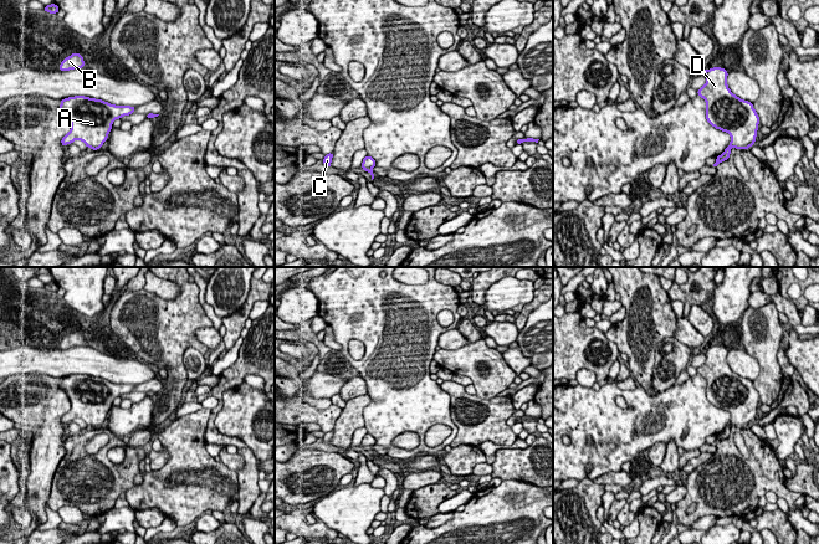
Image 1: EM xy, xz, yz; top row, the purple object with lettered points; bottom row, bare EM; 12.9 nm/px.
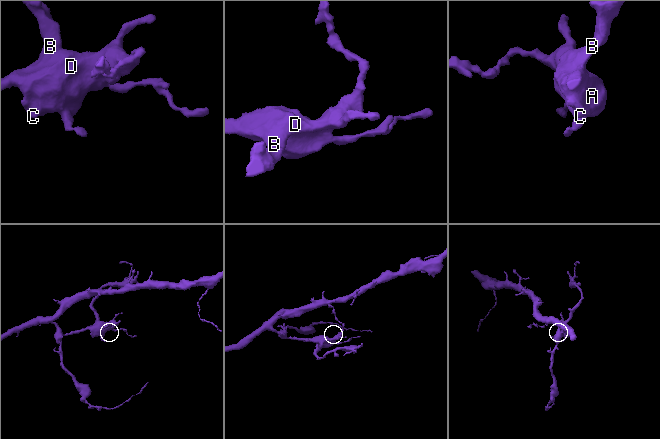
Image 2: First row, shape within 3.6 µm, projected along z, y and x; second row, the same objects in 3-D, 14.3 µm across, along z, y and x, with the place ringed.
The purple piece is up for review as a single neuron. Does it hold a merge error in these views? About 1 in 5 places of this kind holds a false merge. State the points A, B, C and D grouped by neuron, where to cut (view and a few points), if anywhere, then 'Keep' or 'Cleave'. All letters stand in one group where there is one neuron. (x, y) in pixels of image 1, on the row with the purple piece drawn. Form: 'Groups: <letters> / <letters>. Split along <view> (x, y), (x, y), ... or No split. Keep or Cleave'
Groups: A B C D. No split. Keep

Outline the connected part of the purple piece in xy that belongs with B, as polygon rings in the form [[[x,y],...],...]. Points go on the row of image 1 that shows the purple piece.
[[[72,53],[71,56],[66,57],[61,65],[60,65],[60,71],[70,71],[75,68],[82,68],[85,67],[85,61],[82,55],[80,53]]]

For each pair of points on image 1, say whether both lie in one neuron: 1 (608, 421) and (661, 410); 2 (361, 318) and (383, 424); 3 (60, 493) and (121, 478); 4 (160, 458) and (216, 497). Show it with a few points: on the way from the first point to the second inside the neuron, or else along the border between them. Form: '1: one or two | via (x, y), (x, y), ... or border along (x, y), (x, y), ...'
1: one | via (619, 436), (623, 440), (634, 440), (649, 425)
2: one | via (385, 340), (385, 396)
3: one | via (75, 483), (77, 481), (106, 481)
4: two | border along (163, 445), (169, 460), (160, 468), (152, 471)

